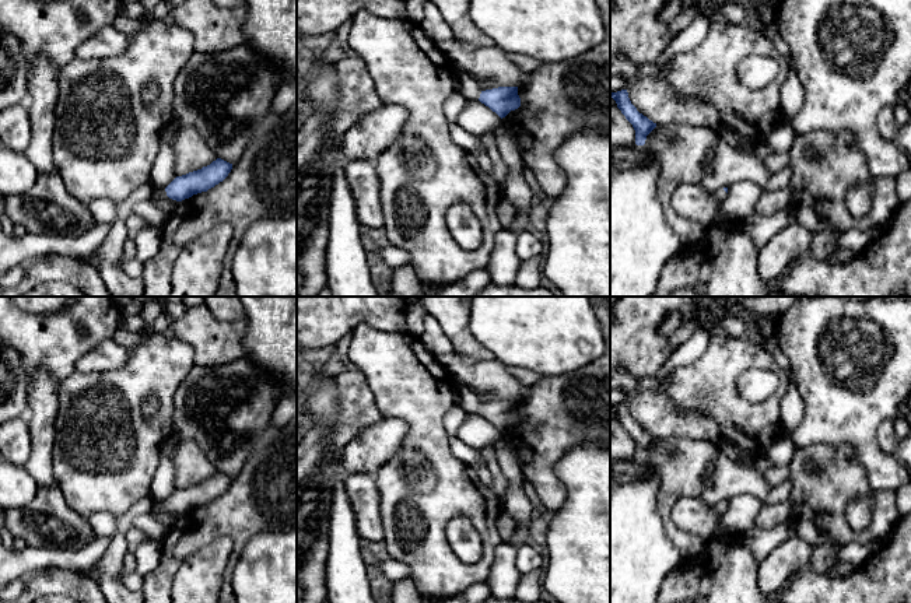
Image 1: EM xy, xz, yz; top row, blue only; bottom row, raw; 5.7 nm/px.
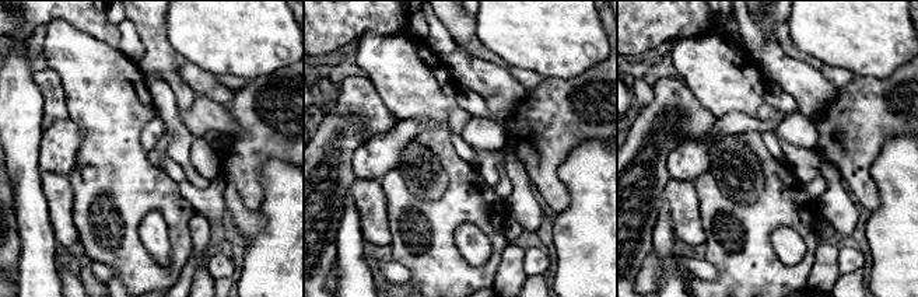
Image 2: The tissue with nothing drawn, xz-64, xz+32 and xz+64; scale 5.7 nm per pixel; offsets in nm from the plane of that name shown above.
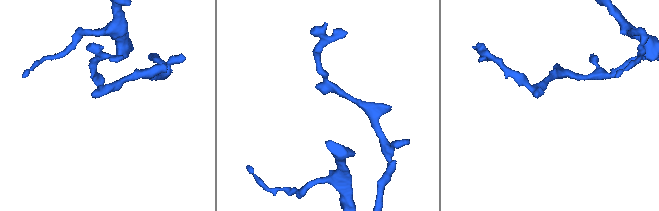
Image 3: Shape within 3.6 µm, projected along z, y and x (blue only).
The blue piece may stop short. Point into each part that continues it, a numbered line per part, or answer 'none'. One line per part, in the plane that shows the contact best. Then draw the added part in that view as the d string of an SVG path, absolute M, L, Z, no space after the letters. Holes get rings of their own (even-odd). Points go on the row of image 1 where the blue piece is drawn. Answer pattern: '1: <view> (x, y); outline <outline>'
1: xz (465, 84); outline M456 71L453 78L455 91L467 101L479 101L481 90L470 74Z

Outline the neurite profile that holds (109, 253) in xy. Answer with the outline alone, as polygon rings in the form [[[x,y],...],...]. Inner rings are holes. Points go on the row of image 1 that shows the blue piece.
[[[151,179],[134,189],[118,207],[112,227],[97,249],[98,273],[112,297],[141,297],[144,284],[141,278],[129,277],[120,267],[123,246],[132,236],[126,227],[126,218],[132,215],[134,206],[143,200],[151,200],[154,190]]]

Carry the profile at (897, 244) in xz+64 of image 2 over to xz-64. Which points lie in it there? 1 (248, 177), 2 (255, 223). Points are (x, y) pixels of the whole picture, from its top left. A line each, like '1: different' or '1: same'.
1: different
2: different

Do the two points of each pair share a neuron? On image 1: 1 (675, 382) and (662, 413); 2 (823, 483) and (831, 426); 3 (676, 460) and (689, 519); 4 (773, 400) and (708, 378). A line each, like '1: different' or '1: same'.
1: different
2: different
3: different
4: same

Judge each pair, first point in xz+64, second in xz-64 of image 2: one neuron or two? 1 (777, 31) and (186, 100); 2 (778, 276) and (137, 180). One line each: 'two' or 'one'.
1: one
2: one

